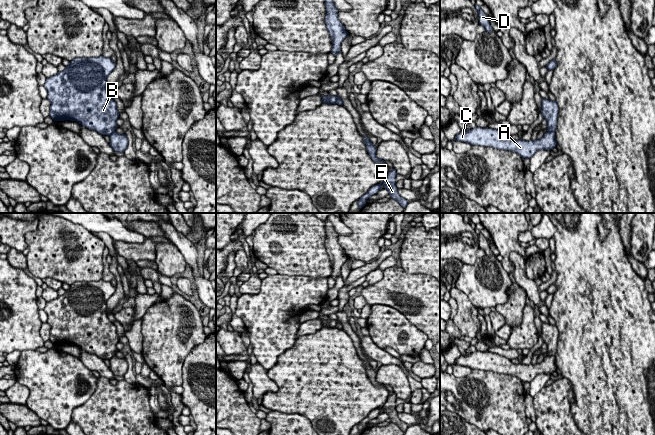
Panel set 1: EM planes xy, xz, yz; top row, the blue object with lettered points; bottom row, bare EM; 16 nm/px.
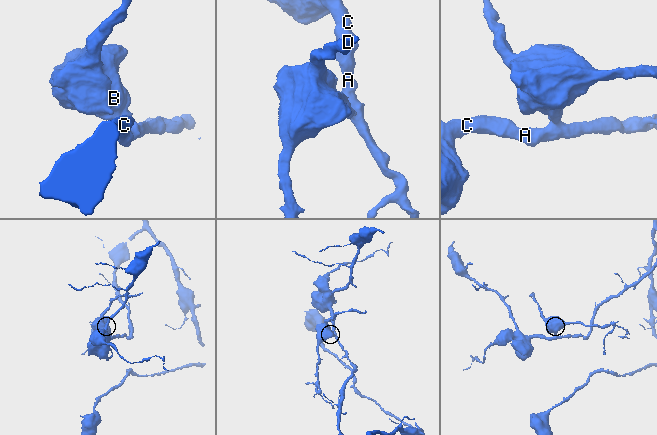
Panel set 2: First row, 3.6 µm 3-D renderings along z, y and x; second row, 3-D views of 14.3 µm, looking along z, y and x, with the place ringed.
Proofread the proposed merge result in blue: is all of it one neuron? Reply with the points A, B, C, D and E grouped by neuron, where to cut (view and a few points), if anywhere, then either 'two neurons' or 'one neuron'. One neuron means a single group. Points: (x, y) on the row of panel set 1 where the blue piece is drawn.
A C E / B D; cut in yz along (547, 131), (554, 132); two neurons

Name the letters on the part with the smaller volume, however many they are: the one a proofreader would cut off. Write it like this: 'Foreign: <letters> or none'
Foreign: B, D

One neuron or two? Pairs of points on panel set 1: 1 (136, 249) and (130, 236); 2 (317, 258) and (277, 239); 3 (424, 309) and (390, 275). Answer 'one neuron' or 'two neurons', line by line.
1: two neurons
2: one neuron
3: one neuron

